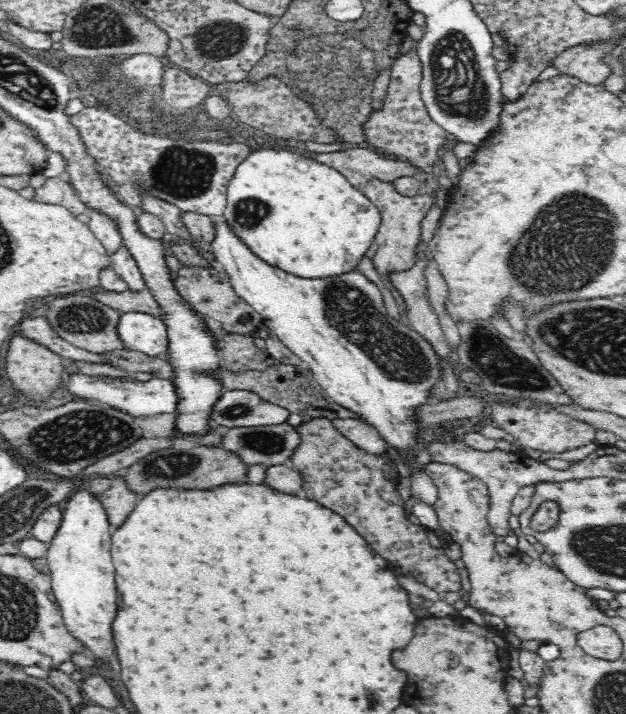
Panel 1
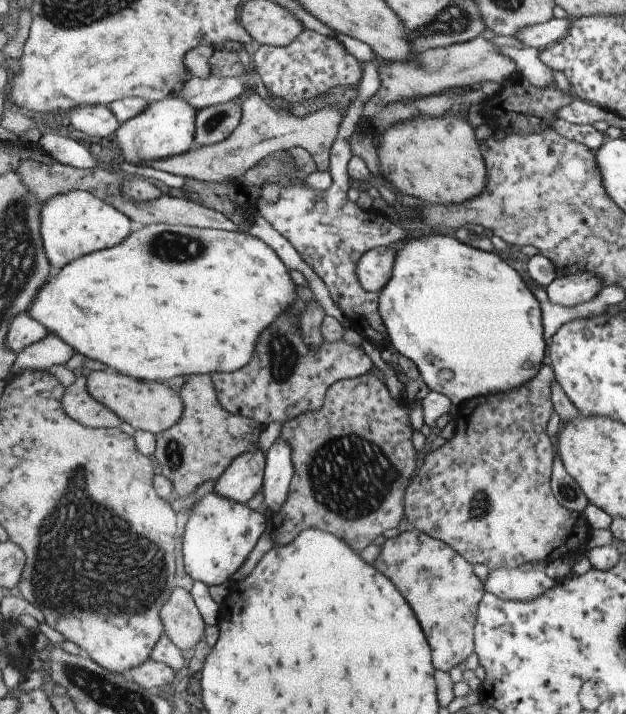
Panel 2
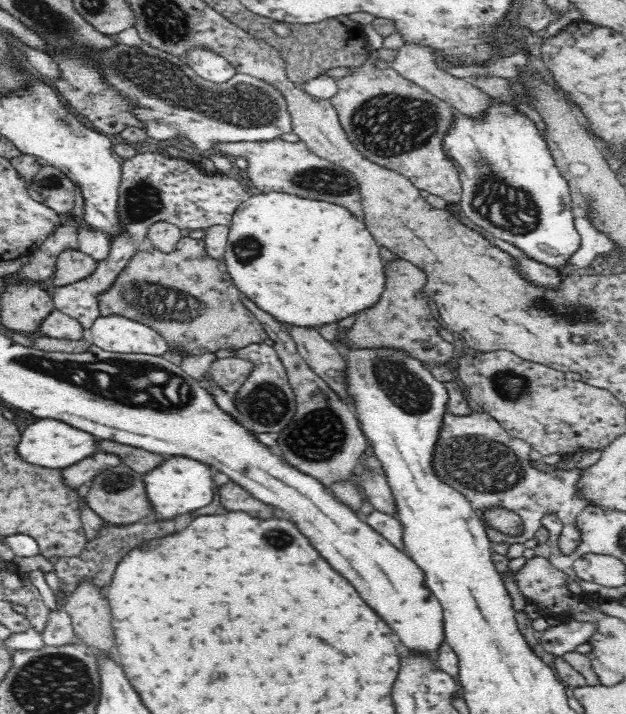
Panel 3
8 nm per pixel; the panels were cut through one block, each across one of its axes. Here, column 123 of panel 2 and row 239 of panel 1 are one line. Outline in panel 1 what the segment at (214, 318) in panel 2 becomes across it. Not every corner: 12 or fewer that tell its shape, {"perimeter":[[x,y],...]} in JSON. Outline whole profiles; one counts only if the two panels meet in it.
{"perimeter":[[254,148],[222,216],[266,264],[356,268],[382,222],[342,172]]}

